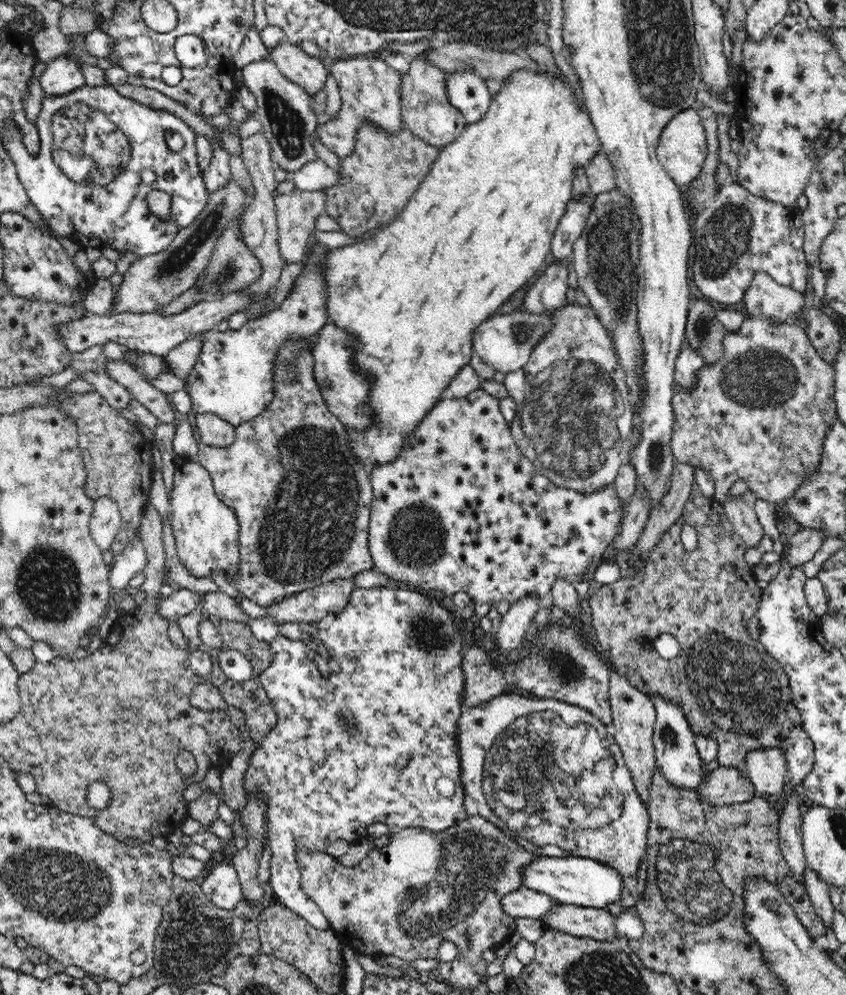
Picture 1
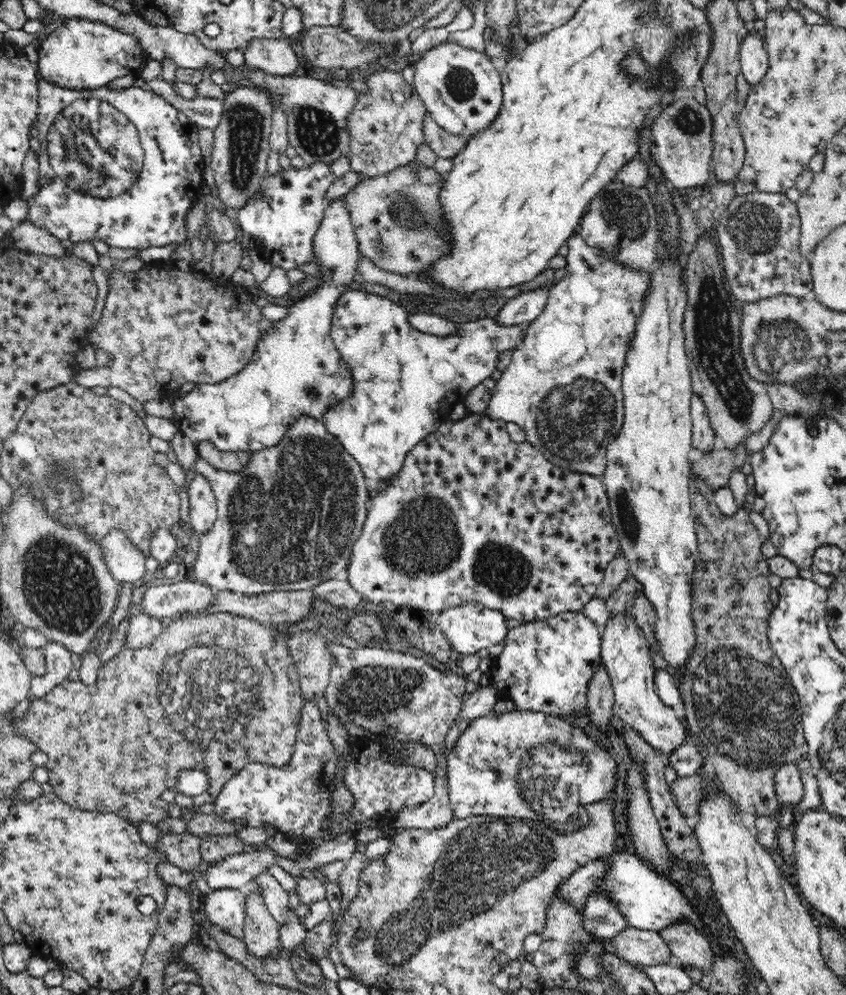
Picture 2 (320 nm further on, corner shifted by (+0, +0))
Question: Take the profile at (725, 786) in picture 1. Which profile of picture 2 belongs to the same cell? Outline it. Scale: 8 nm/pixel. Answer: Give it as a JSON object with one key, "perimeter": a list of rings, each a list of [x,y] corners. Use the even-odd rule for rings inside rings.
{"perimeter":[[[700,775],[677,777],[670,785],[670,796],[678,811],[685,817],[690,828],[697,822],[698,800],[702,798],[707,786]]]}

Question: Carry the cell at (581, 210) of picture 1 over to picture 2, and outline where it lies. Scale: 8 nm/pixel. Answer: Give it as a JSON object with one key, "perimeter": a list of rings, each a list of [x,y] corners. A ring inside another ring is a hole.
{"perimeter":[[[537,288],[530,292],[522,292],[515,298],[504,302],[503,307],[494,317],[496,325],[527,326],[534,322],[545,309],[549,288]]]}

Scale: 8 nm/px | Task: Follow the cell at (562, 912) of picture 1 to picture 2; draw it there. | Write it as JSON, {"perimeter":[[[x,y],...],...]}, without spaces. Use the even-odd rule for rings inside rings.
{"perimeter":[[[630,927],[618,933],[613,946],[619,958],[632,965],[656,966],[675,962],[668,943],[658,932]]]}

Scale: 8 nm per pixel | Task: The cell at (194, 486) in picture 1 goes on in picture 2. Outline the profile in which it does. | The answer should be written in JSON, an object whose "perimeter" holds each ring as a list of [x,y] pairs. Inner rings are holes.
{"perimeter":[[[195,473],[188,485],[189,520],[197,533],[210,530],[217,517],[217,500],[210,481],[202,474]]]}

